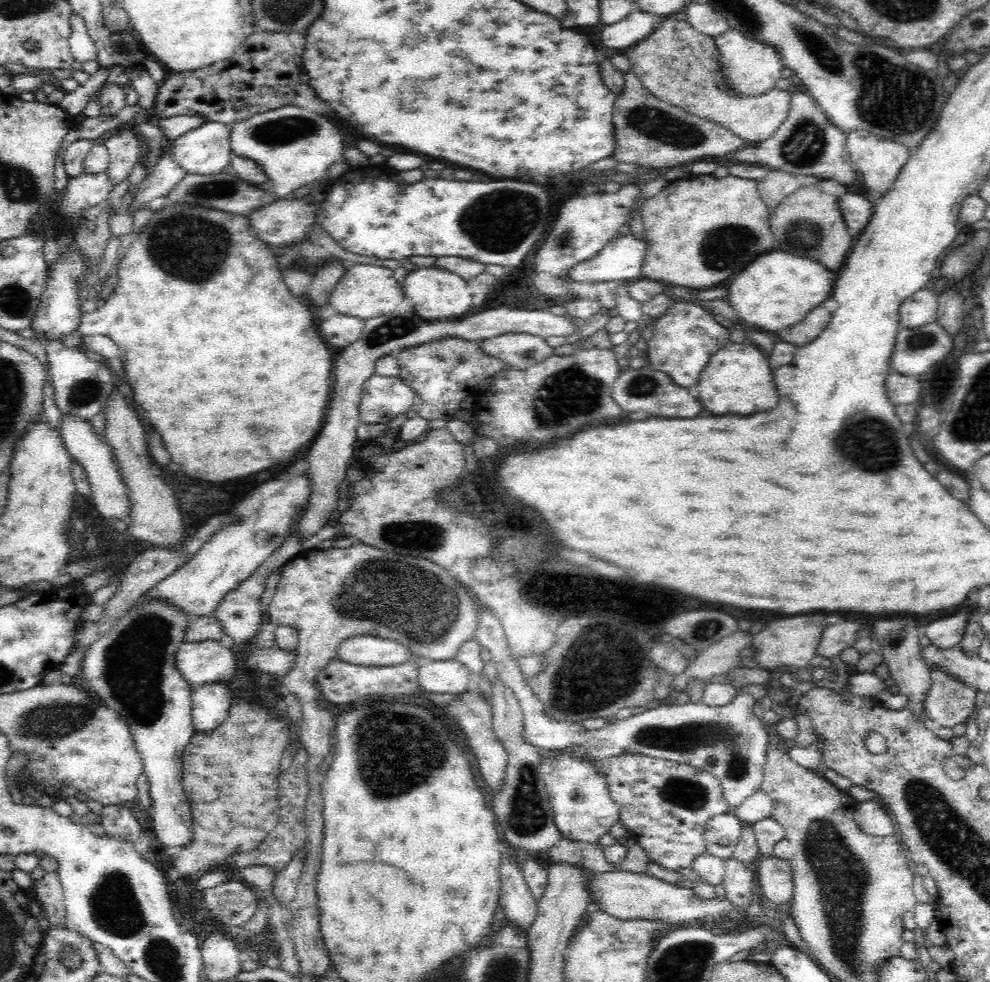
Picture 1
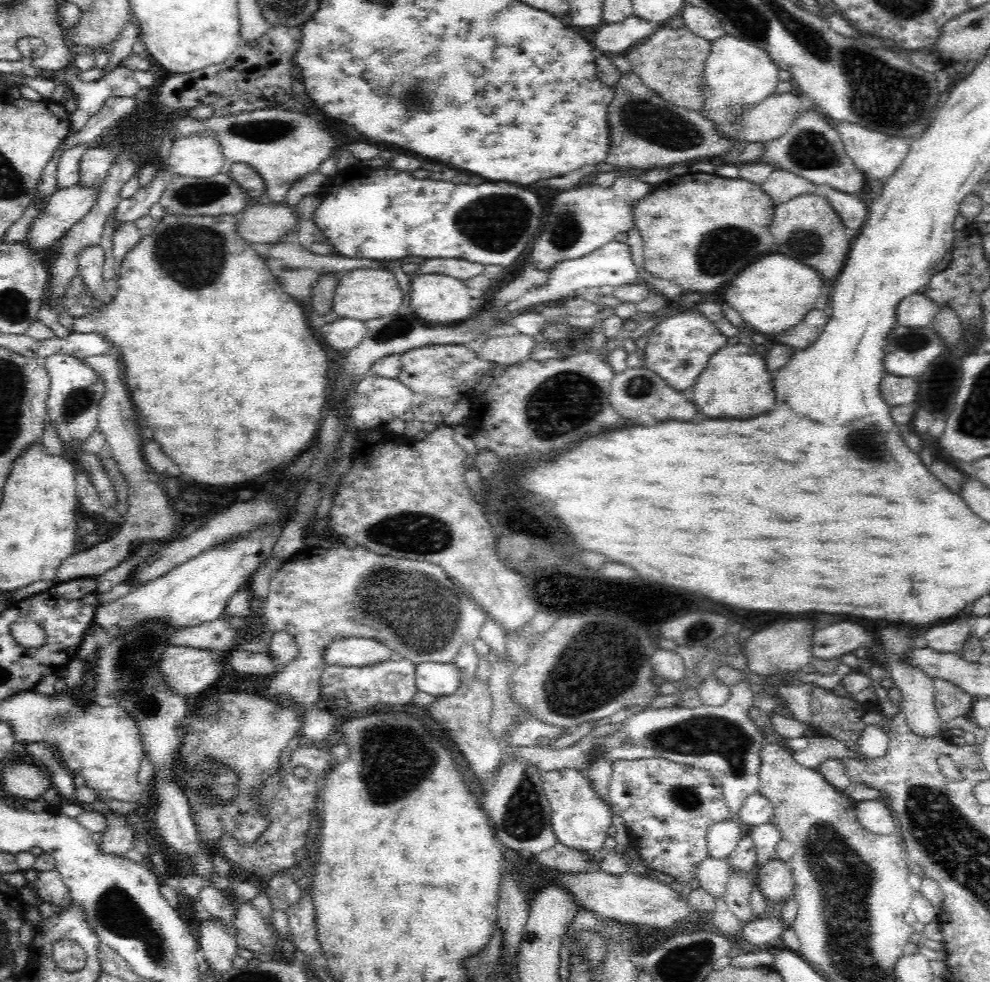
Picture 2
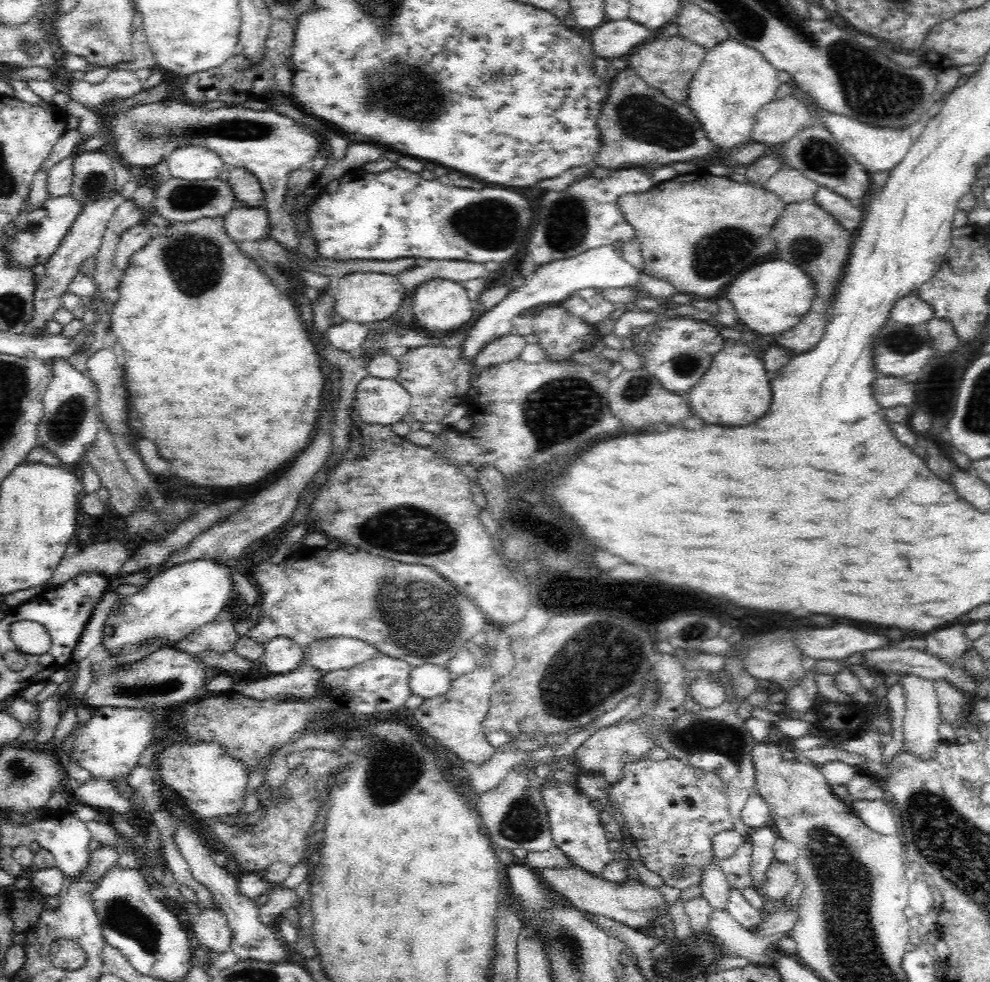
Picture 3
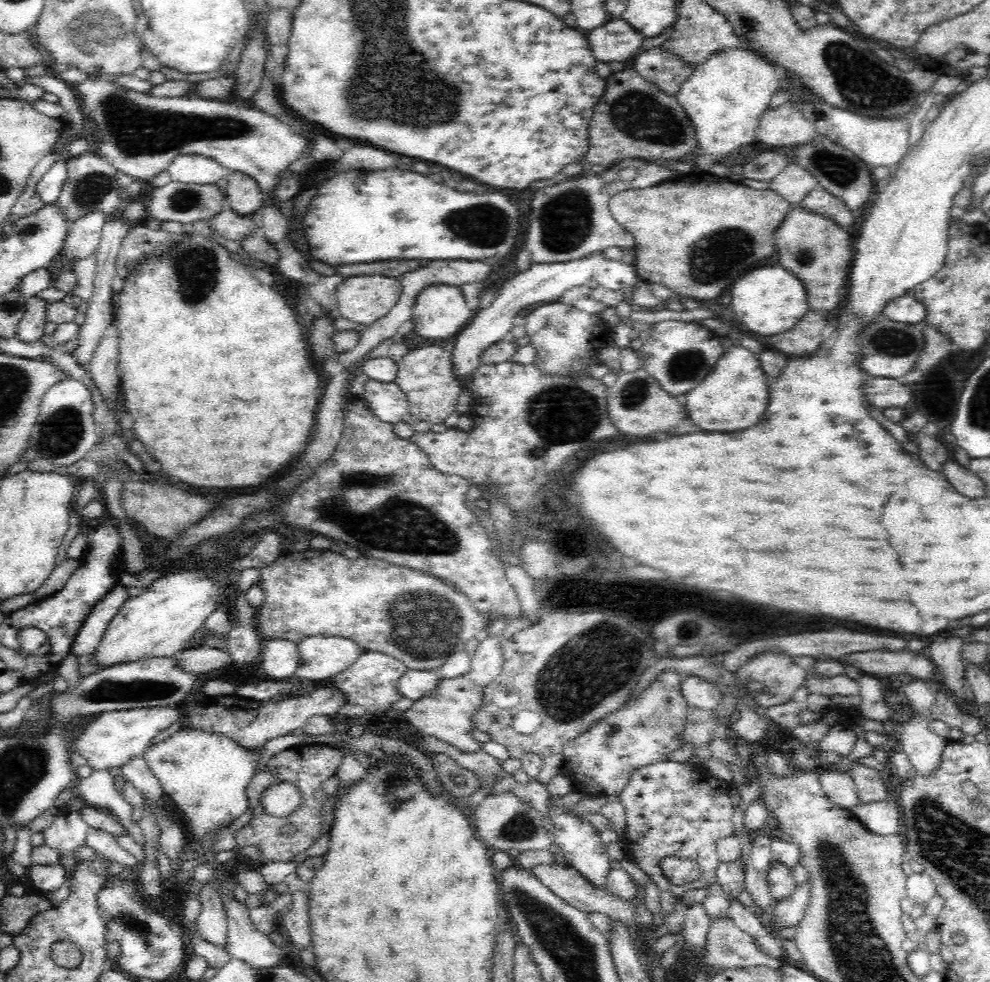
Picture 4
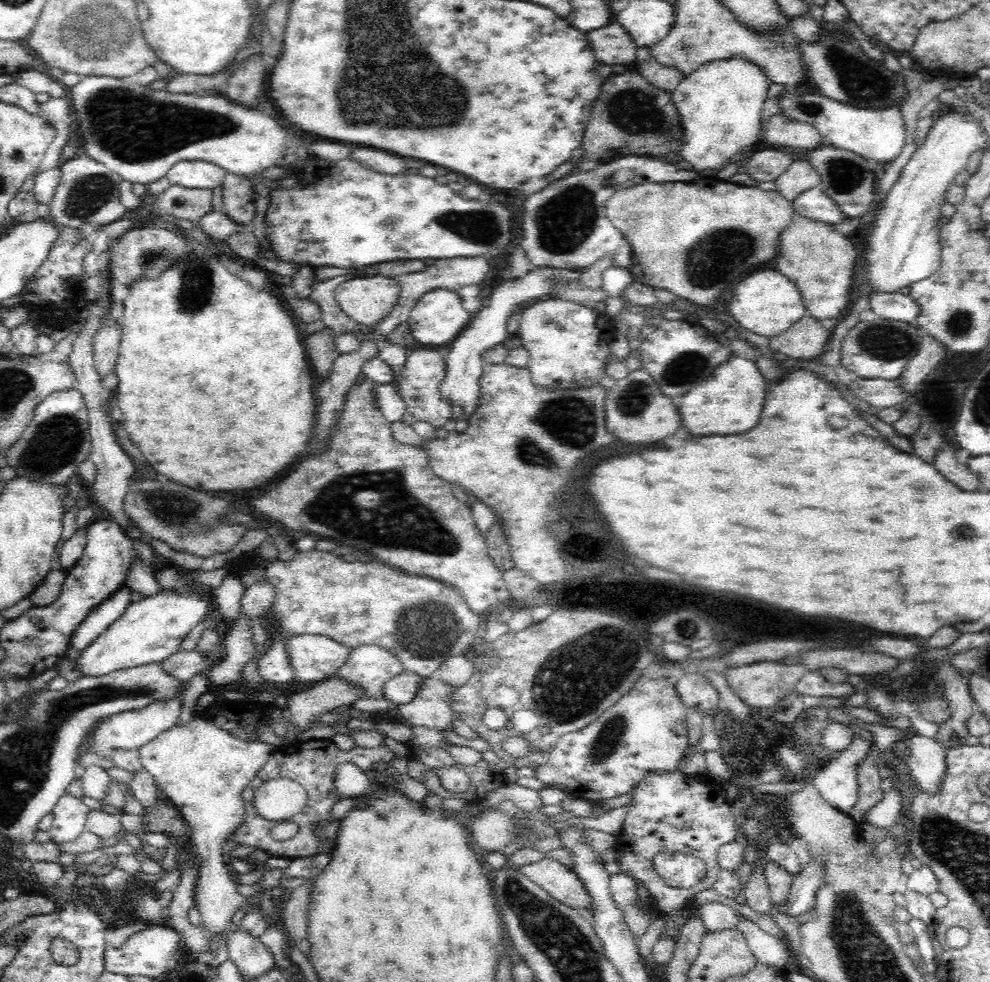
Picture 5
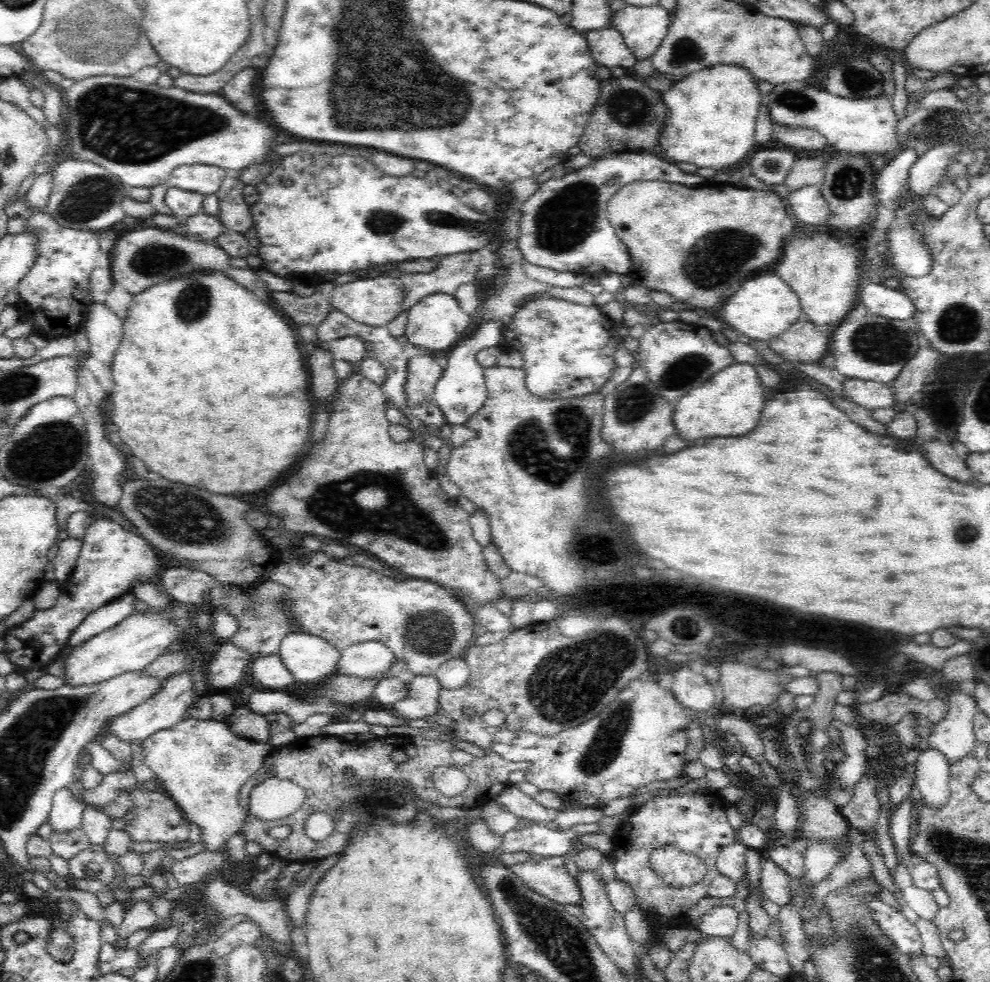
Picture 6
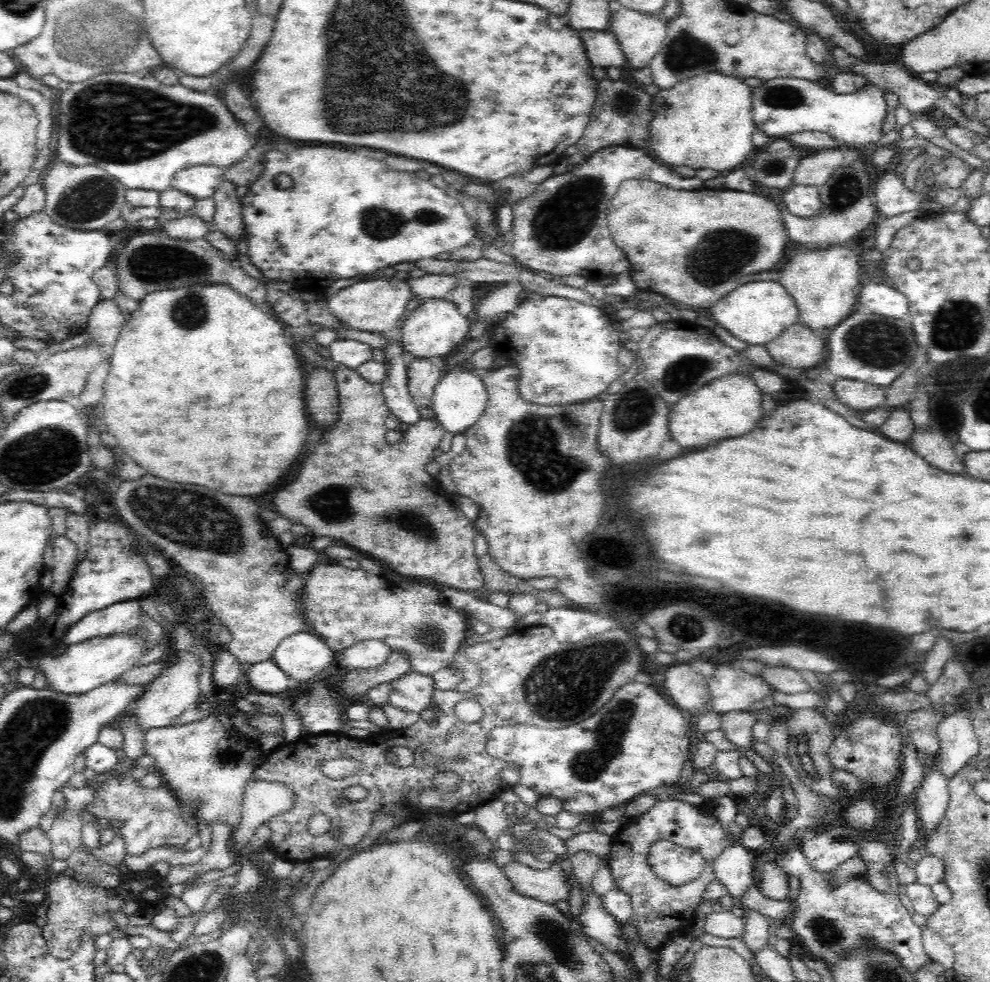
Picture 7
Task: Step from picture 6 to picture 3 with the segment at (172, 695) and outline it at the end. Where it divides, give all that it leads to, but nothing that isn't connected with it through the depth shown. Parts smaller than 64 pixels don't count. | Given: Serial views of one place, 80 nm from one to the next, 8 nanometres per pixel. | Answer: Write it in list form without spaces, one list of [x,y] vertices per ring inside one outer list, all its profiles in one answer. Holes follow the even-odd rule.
[[[100,706],[94,710],[94,714],[88,722],[78,723],[73,729],[74,741],[73,752],[79,767],[86,769],[92,778],[102,779],[114,785],[114,788],[126,800],[137,800],[134,787],[132,785],[118,785],[117,777],[128,778],[139,765],[142,752],[153,744],[153,732],[160,727],[166,718],[150,713],[150,710],[115,708],[114,706]]]

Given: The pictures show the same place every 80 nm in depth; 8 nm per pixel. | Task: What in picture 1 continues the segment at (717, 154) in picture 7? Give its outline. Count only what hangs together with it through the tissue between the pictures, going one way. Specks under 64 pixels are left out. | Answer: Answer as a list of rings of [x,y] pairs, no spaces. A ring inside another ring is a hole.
[[[730,27],[724,34],[714,38],[718,53],[720,53],[720,67],[724,75],[724,83],[736,95],[754,96],[761,95],[774,88],[782,78],[782,53],[770,43],[758,41],[746,36],[746,33]]]

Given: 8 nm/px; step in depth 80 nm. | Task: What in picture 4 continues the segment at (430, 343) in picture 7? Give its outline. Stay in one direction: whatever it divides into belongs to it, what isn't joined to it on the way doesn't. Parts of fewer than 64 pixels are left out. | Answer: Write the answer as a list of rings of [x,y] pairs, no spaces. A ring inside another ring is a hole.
[[[436,283],[426,287],[418,294],[413,308],[413,328],[424,338],[442,338],[451,341],[471,321],[474,311],[466,303],[466,298],[459,286]]]

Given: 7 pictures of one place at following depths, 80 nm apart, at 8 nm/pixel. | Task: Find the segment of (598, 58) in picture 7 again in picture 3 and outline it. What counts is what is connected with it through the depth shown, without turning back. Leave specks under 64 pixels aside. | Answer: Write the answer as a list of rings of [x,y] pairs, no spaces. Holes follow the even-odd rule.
[[[630,19],[609,21],[597,26],[592,34],[592,50],[609,60],[630,54],[654,36],[646,26]]]

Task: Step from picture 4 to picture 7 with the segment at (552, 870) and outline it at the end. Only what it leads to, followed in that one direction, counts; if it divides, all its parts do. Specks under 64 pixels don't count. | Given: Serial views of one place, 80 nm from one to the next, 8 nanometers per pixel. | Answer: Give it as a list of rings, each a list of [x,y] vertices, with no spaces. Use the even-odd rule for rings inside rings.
[[[567,854],[559,856],[550,868],[543,870],[516,861],[502,866],[502,871],[514,883],[514,889],[518,893],[554,904],[560,900],[567,901],[570,896],[571,887],[560,866],[565,858]]]

